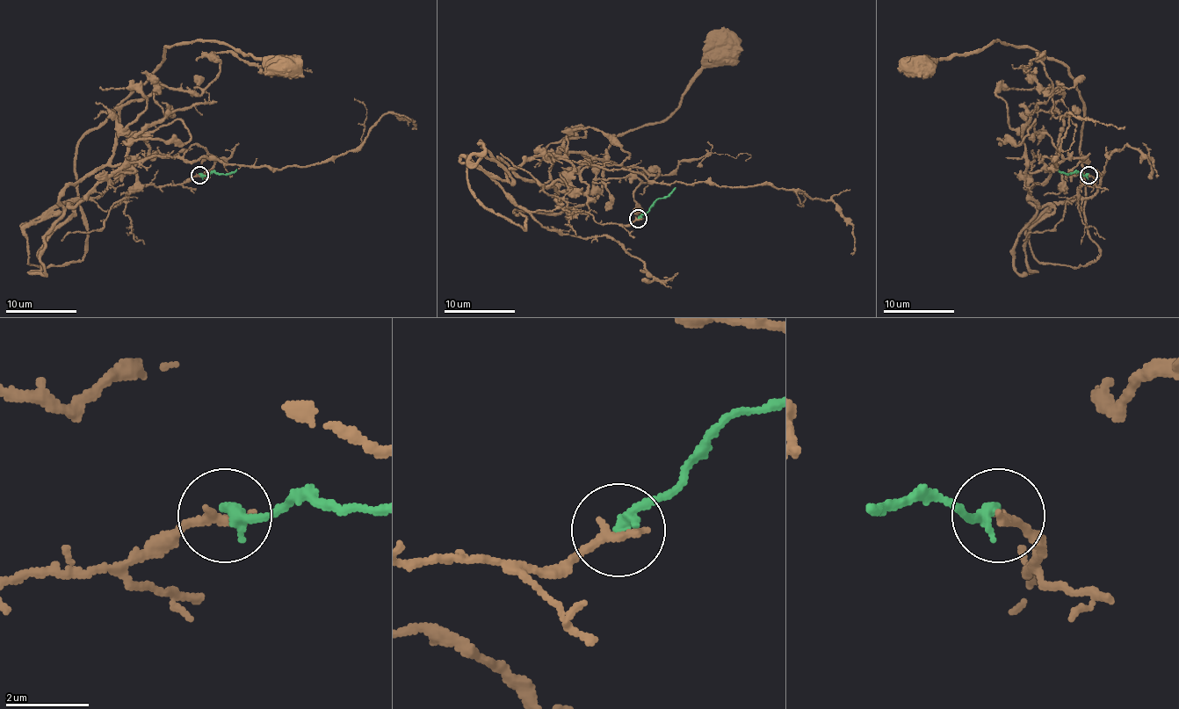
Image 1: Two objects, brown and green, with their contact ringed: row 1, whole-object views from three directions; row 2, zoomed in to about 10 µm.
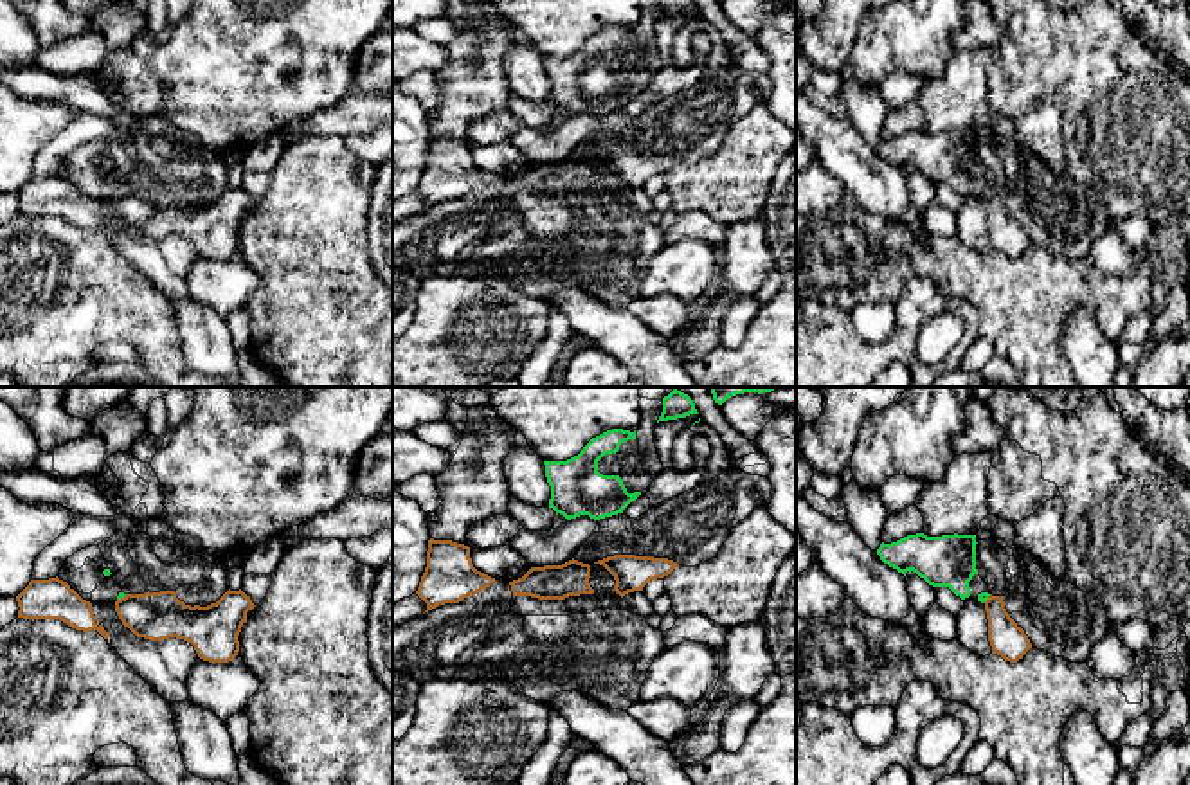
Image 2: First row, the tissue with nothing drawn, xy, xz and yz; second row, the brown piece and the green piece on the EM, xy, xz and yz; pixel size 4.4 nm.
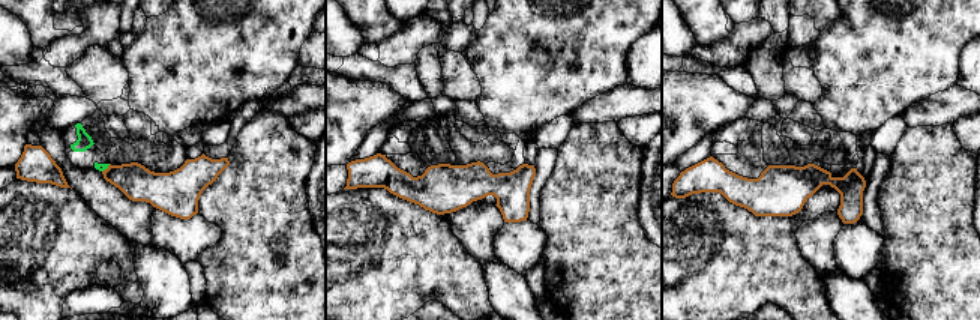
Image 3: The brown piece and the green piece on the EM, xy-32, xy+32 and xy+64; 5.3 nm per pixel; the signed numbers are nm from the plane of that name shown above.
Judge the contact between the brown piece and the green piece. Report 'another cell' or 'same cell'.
another cell

